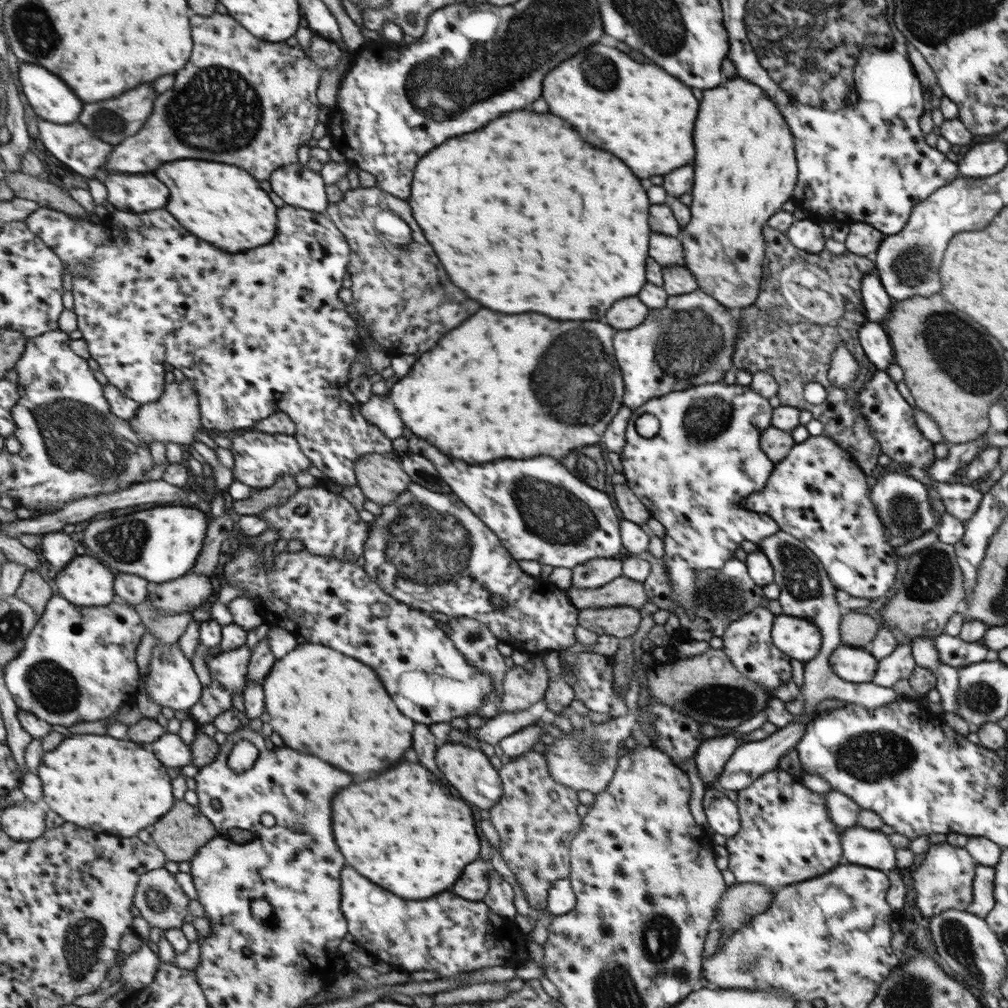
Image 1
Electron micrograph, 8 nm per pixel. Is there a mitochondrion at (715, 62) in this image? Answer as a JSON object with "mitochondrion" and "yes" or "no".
{"mitochondrion":"no"}

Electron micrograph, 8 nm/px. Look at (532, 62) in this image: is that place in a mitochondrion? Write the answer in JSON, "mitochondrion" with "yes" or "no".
{"mitochondrion":"no"}

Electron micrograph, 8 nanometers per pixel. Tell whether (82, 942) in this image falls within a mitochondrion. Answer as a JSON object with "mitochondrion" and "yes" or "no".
{"mitochondrion":"yes"}

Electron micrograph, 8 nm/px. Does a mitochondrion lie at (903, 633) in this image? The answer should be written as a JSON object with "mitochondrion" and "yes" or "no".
{"mitochondrion":"no"}

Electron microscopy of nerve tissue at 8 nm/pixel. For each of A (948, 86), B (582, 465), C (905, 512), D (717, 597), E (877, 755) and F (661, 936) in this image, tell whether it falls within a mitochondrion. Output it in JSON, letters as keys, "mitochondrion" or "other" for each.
{"A":"other","B":"mitochondrion","C":"mitochondrion","D":"mitochondrion","E":"mitochondrion","F":"mitochondrion"}

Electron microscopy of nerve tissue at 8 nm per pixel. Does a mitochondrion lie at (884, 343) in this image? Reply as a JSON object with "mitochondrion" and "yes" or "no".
{"mitochondrion":"no"}

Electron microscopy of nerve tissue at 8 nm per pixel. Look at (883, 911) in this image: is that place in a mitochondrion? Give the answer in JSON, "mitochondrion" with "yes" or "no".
{"mitochondrion":"no"}

